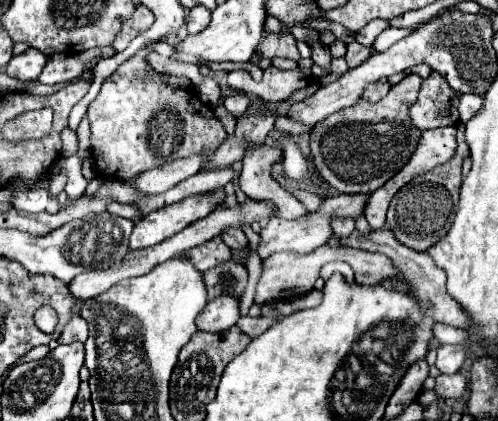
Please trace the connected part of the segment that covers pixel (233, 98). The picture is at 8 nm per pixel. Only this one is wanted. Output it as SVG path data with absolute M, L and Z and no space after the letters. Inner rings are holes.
M240 92L230 94L230 96L224 98L226 110L228 110L230 114L234 114L234 116L240 116L240 112L244 112L244 110L248 108L248 104L250 104L250 98L248 98L246 94L240 94Z

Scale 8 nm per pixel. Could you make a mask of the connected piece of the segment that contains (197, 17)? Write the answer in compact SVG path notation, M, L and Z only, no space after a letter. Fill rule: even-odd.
M204 6L190 8L188 22L186 22L186 26L188 26L188 34L196 34L196 32L204 30L204 28L208 26L208 22L210 22L210 12L208 12L208 8L204 8Z

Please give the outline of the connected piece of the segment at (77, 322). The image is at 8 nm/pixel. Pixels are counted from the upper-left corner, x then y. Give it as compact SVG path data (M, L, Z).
M72 316L70 322L64 326L58 344L72 344L72 342L84 342L88 338L88 324L80 316Z

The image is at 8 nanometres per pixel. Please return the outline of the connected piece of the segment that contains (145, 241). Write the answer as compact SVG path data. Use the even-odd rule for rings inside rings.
M198 194L198 196L188 196L182 202L154 210L154 212L146 214L140 220L140 224L134 226L128 246L130 246L130 250L154 246L154 244L174 236L176 232L184 230L188 224L208 216L214 208L216 208L216 204L208 194Z

